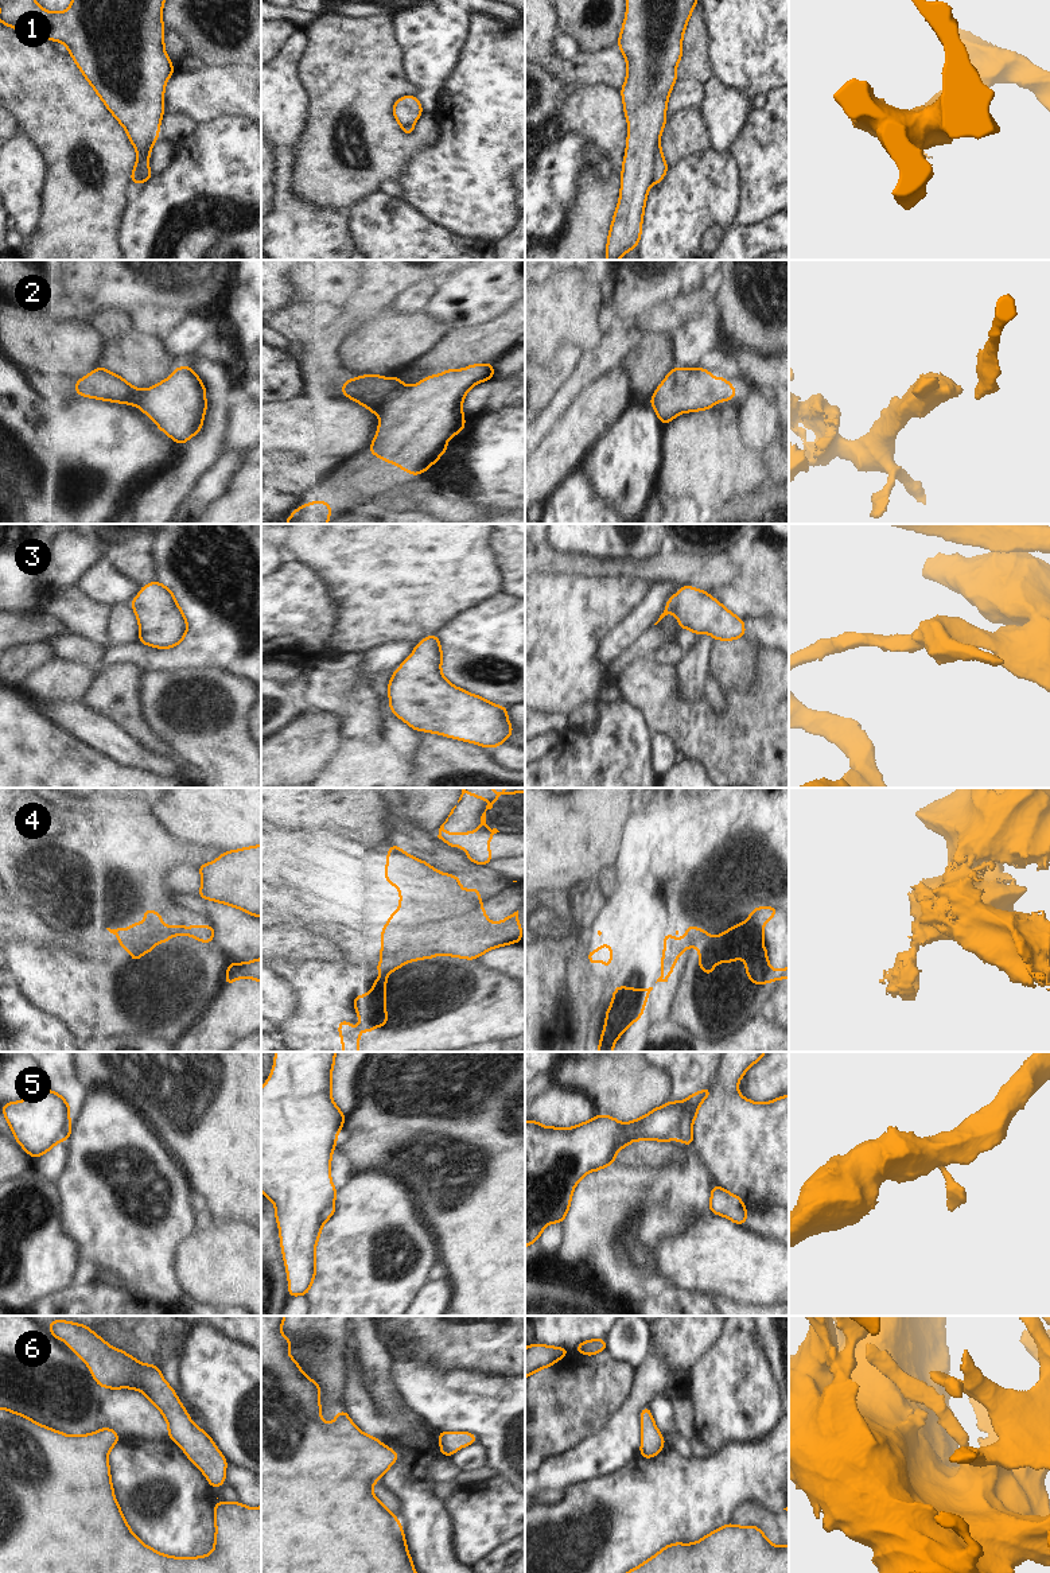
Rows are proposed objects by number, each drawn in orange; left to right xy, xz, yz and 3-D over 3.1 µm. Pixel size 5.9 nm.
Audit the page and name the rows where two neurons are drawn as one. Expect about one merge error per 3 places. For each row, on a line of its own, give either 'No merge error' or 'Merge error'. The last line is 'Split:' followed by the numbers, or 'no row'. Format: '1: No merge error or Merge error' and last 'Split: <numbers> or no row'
1: Merge error
2: Merge error
3: No merge error
4: Merge error
5: Merge error
6: No merge error
Split: 1, 2, 4, 5

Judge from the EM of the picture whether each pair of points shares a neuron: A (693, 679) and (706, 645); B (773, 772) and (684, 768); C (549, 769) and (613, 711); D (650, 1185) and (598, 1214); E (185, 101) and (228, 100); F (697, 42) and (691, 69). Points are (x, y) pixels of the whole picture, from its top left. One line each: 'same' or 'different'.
A: same
B: different
C: same
D: same
E: same
F: same

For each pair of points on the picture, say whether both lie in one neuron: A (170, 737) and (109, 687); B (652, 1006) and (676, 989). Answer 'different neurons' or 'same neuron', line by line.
A: different neurons
B: different neurons

